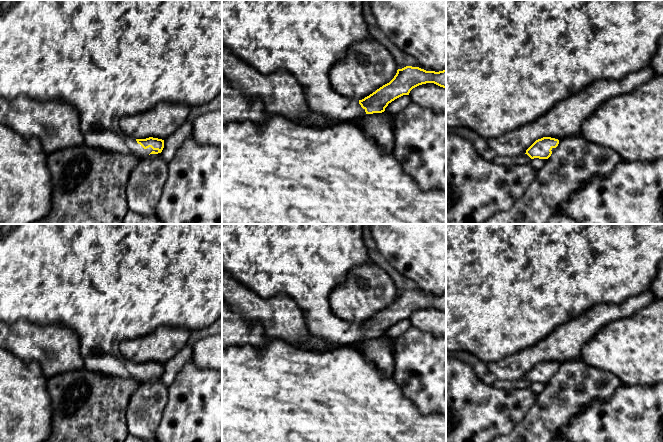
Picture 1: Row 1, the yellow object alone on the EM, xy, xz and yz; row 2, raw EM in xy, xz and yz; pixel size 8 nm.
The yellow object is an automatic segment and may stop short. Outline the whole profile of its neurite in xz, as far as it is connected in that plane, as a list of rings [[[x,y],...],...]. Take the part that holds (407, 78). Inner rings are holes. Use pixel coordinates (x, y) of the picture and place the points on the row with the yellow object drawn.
[[[222,0],[222,45],[263,75],[281,69],[290,72],[303,88],[309,109],[324,117],[353,121],[359,115],[384,112],[389,103],[403,95],[409,95],[419,85],[434,83],[446,88],[446,69],[435,72],[406,66],[398,69],[389,83],[362,100],[342,96],[332,88],[329,72],[335,63],[345,57],[350,46],[366,40],[373,39],[363,18],[362,0]]]

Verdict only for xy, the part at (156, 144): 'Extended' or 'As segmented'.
Extended

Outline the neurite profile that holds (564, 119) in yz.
[[[649,66],[620,80],[600,79],[556,103],[531,123],[488,139],[488,148],[498,157],[517,157],[538,139],[551,137],[559,141],[580,134],[583,122],[605,101],[629,94],[655,77]]]

